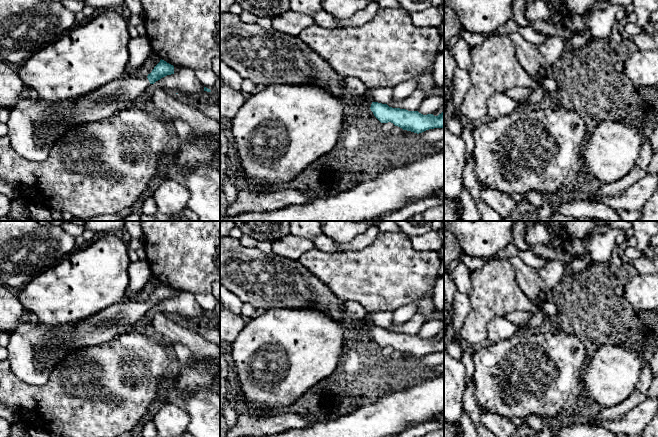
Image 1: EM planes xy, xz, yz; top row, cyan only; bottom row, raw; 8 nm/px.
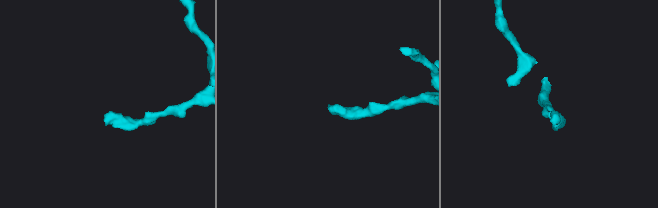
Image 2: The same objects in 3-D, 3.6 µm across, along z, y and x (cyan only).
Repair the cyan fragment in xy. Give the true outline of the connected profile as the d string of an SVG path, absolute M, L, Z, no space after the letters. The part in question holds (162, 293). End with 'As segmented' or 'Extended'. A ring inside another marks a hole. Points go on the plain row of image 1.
M161 283L145 302L122 301L71 326L48 327L31 317L28 321L20 322L9 334L7 349L11 370L23 382L32 386L42 386L48 381L56 365L68 354L83 347L111 341L135 329L135 325L143 321L151 308L171 298L174 298L174 290Z. Extended

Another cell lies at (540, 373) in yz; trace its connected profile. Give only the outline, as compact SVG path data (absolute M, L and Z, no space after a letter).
M540 330L522 331L508 339L496 343L486 343L472 352L474 363L474 390L479 405L490 413L525 420L529 415L539 415L550 420L559 415L573 416L579 403L585 401L582 376L588 361L583 343L574 335L561 331L542 332Z

